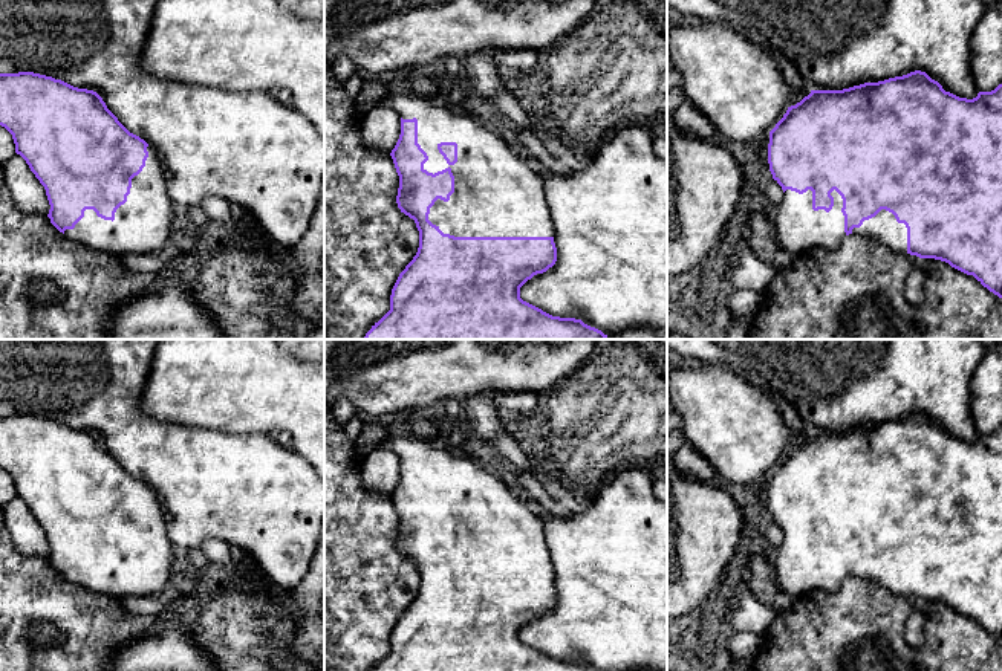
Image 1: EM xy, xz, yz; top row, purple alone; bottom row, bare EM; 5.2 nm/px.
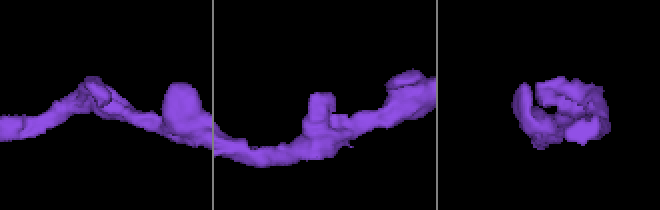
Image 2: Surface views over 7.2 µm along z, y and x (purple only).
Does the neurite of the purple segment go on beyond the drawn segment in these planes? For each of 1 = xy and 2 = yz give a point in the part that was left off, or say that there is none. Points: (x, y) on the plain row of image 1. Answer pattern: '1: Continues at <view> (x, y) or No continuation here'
1: Continues at xy (143, 567)
2: Continues at yz (799, 570)

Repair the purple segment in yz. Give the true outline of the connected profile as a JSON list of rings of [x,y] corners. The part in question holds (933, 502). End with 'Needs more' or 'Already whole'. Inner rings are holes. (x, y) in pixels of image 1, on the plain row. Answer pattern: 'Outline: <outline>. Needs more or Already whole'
Outline: [[[915,413],[843,433],[811,433],[800,445],[788,449],[783,460],[769,474],[768,506],[773,521],[783,532],[783,541],[771,558],[780,592],[794,596],[814,590],[834,593],[846,578],[855,576],[873,581],[895,595],[945,604],[958,613],[973,618],[984,630],[1002,640],[1002,426],[991,434],[979,434],[976,440],[967,442],[945,434],[926,414]]]. Needs more

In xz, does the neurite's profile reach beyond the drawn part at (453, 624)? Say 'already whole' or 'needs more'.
needs more

